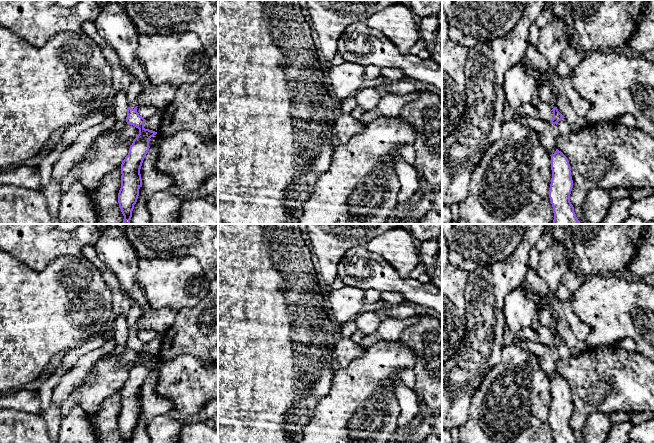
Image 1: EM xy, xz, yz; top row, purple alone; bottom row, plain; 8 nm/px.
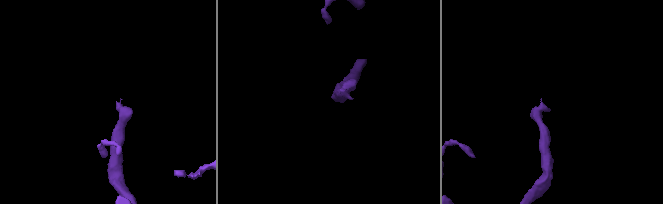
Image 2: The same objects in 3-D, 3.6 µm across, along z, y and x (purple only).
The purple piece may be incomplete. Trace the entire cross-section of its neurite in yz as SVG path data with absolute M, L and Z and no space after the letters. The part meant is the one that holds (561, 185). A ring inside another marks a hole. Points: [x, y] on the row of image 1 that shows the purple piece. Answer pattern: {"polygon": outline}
{"polygon": "M558 149L550 156L552 178L549 198L554 213L553 224L581 224L570 202L573 180L569 161Z"}

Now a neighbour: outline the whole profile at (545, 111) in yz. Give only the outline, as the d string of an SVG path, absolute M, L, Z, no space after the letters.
M539 101L536 107L539 112L539 118L545 122L551 123L553 117L553 111L550 105L548 105L545 102Z

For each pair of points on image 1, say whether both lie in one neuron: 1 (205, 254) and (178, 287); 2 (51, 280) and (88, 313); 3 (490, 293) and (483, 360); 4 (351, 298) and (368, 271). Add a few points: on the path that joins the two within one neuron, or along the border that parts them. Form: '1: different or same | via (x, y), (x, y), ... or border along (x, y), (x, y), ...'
1: different | border along (175, 256), (193, 256), (207, 279)
2: same | via (60, 289), (79, 308)
3: same | via (485, 310), (483, 343)
4: different | border along (345, 284), (359, 287), (364, 291)

